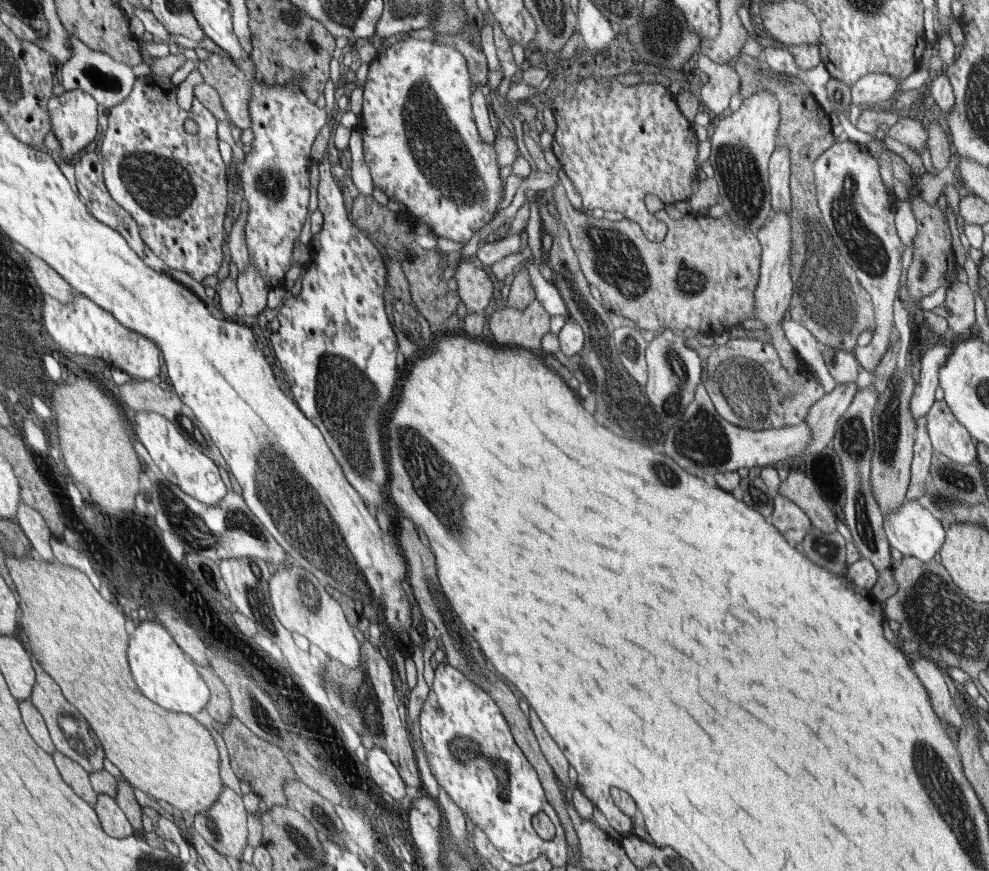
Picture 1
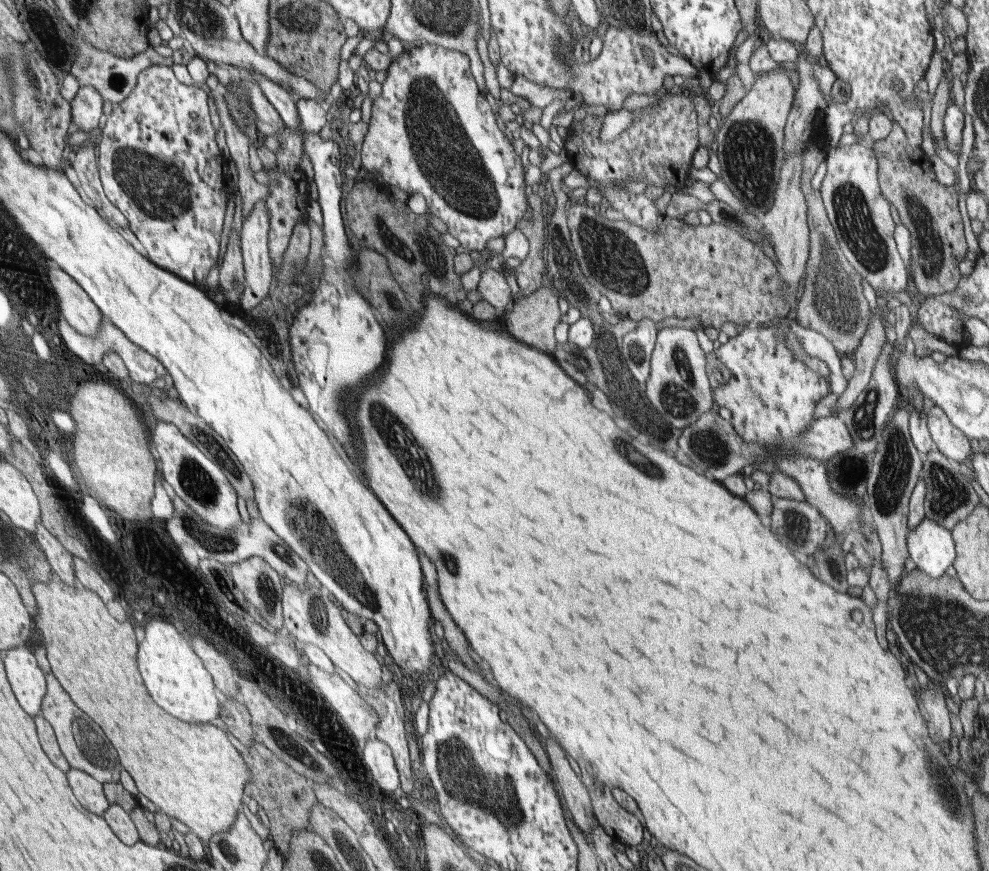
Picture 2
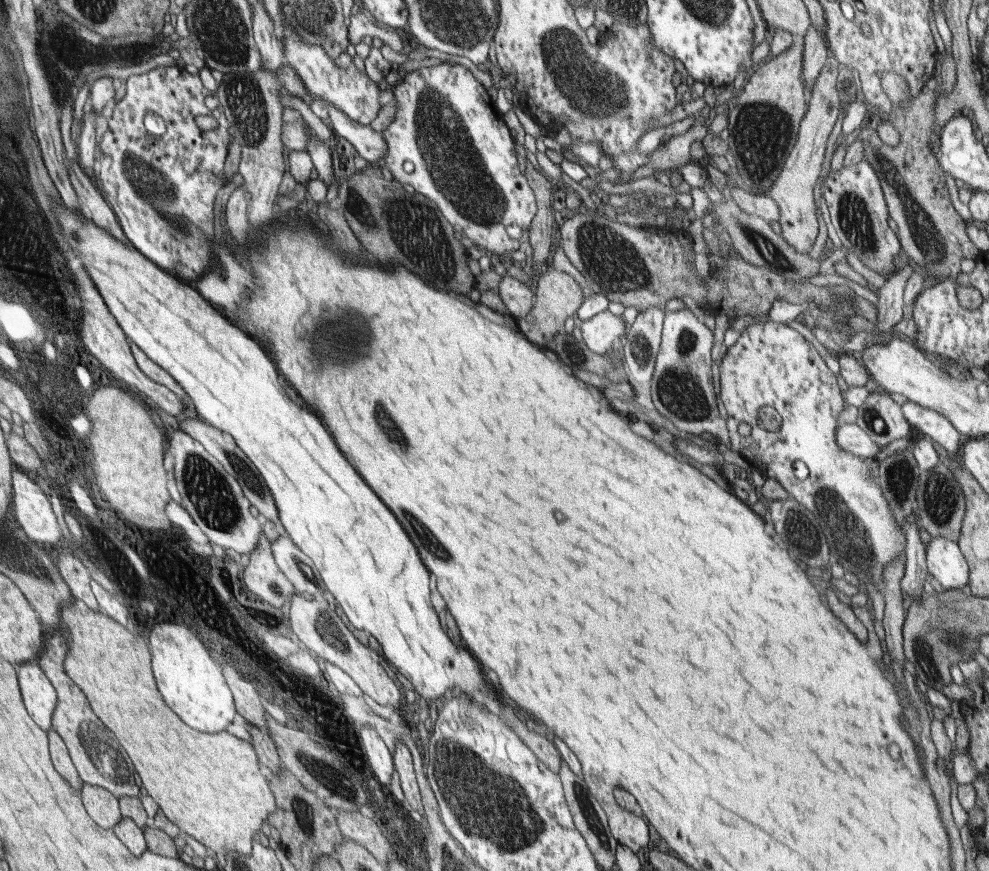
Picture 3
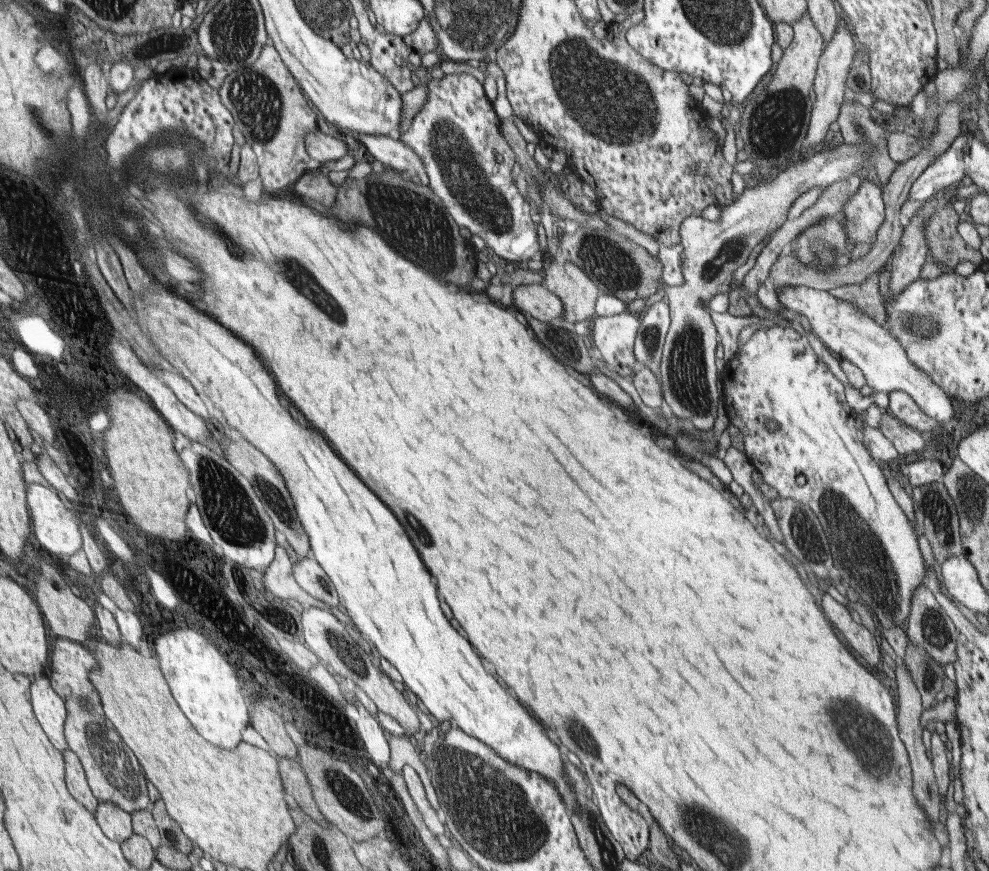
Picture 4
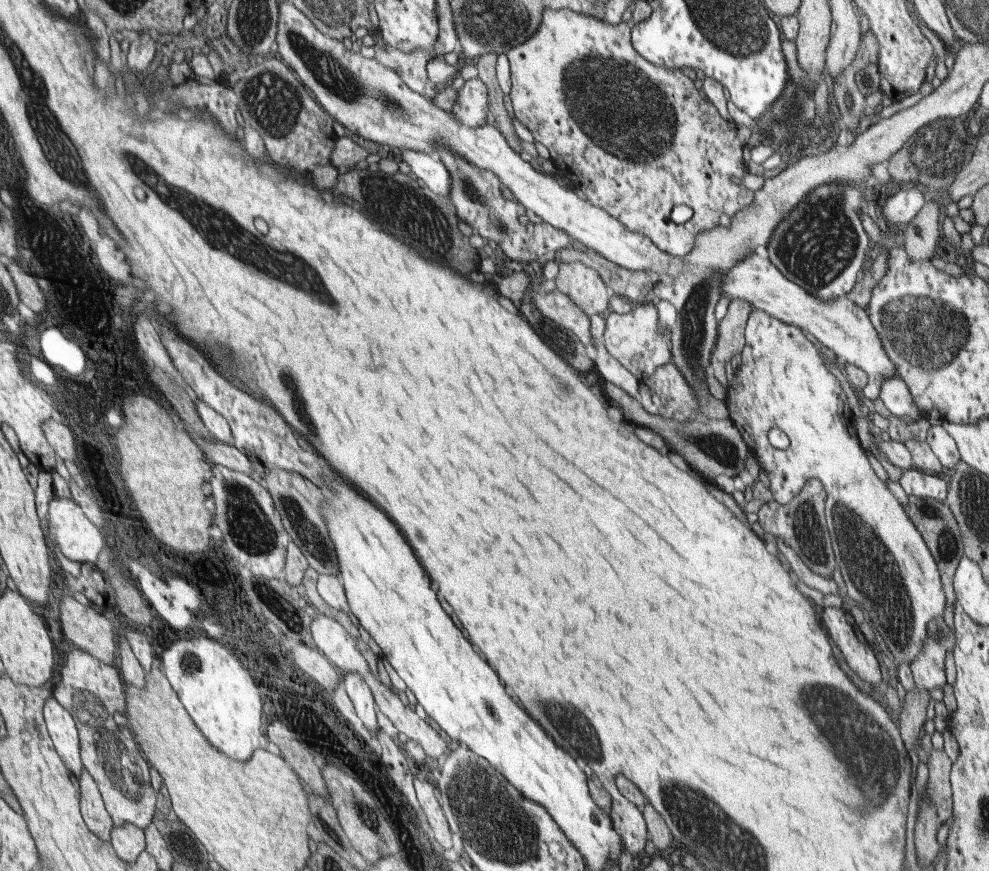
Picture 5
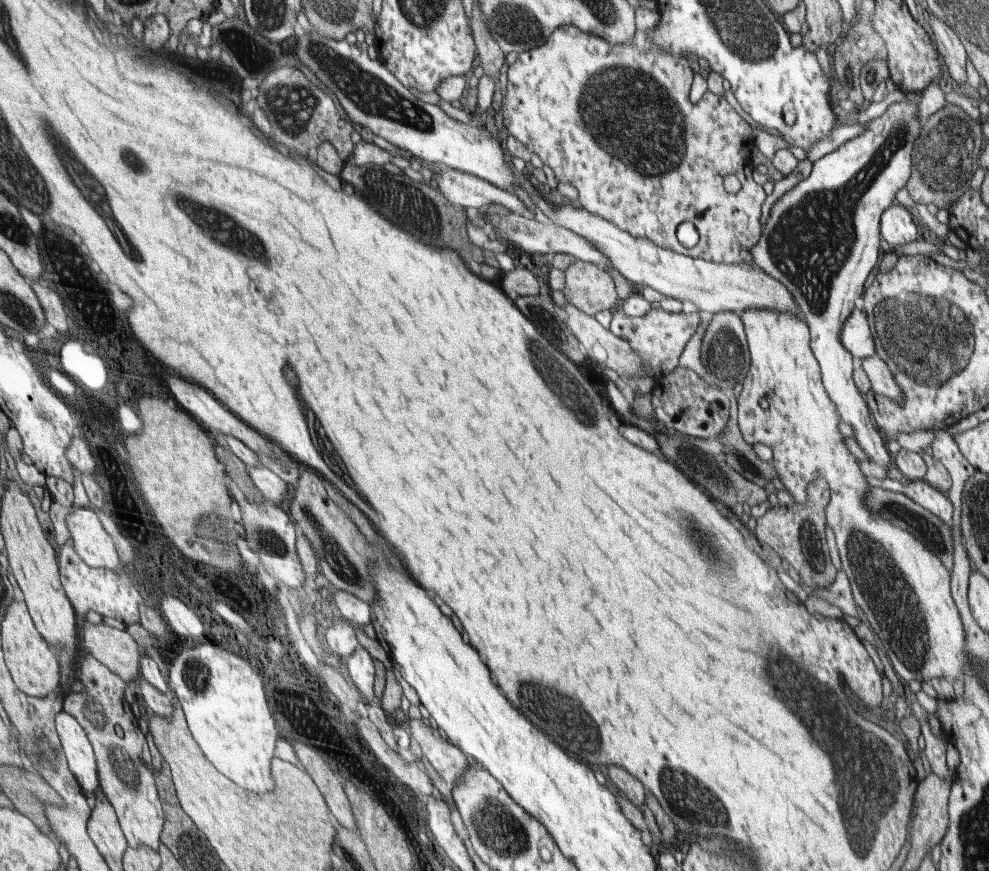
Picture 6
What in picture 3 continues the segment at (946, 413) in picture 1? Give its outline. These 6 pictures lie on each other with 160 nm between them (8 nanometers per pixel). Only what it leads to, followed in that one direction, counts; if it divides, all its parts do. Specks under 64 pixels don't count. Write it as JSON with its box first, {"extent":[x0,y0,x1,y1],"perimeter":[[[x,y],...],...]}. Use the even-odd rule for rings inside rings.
{"extent":[901,401,962,454],"perimeter":[[[912,401],[904,402],[901,409],[914,431],[920,431],[926,438],[932,438],[952,454],[960,450],[962,436],[945,416]]]}

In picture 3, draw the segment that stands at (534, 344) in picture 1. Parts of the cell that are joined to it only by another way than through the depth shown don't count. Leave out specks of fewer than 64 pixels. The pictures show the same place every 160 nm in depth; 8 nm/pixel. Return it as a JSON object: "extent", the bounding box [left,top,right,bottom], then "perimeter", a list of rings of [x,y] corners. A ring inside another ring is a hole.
{"extent":[516,267,585,346],"perimeter":[[[550,267],[538,274],[535,283],[532,283],[535,291],[535,299],[532,310],[524,317],[516,317],[518,328],[526,332],[526,337],[536,343],[548,346],[550,340],[563,331],[567,318],[576,317],[577,310],[585,301],[584,292],[580,284],[574,278],[562,271],[556,271]]]}

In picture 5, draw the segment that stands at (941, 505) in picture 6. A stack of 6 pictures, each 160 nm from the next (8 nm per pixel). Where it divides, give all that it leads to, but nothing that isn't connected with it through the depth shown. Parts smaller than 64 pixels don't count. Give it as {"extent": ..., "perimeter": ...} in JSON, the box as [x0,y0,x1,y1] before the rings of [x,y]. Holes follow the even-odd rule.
{"extent":[899,468,948,501],"perimeter":[[[912,468],[903,470],[899,483],[908,495],[946,501],[948,484],[941,476],[928,476]]]}

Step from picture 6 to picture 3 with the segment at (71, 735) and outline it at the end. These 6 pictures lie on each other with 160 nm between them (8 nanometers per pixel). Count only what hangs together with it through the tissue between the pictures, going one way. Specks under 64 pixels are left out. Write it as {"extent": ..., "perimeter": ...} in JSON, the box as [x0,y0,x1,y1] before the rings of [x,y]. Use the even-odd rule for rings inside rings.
{"extent":[16,660,57,733],"perimeter":[[[37,660],[16,666],[25,707],[36,723],[48,733],[53,726],[57,695]]]}

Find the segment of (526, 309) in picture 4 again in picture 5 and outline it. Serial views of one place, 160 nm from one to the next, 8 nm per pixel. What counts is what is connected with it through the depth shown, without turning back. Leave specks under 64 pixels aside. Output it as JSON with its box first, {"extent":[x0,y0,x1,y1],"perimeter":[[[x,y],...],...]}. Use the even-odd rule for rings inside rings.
{"extent":[527,289,594,346],"perimeter":[[[558,289],[546,294],[534,293],[530,290],[527,299],[532,301],[544,316],[554,322],[555,326],[562,325],[585,346],[594,345],[590,334],[591,317],[569,296]]]}

